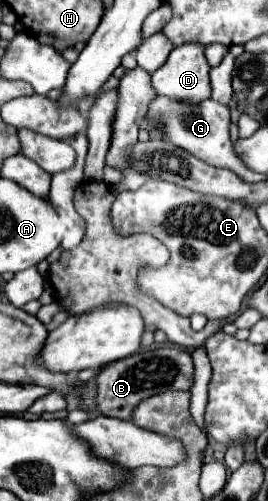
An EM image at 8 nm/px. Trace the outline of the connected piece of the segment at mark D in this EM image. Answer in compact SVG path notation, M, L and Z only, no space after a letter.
M183 43L175 47L169 53L169 59L153 73L153 87L157 95L165 95L175 101L189 101L189 103L199 103L209 99L211 95L211 85L209 85L209 63L205 59L205 47L201 43Z

